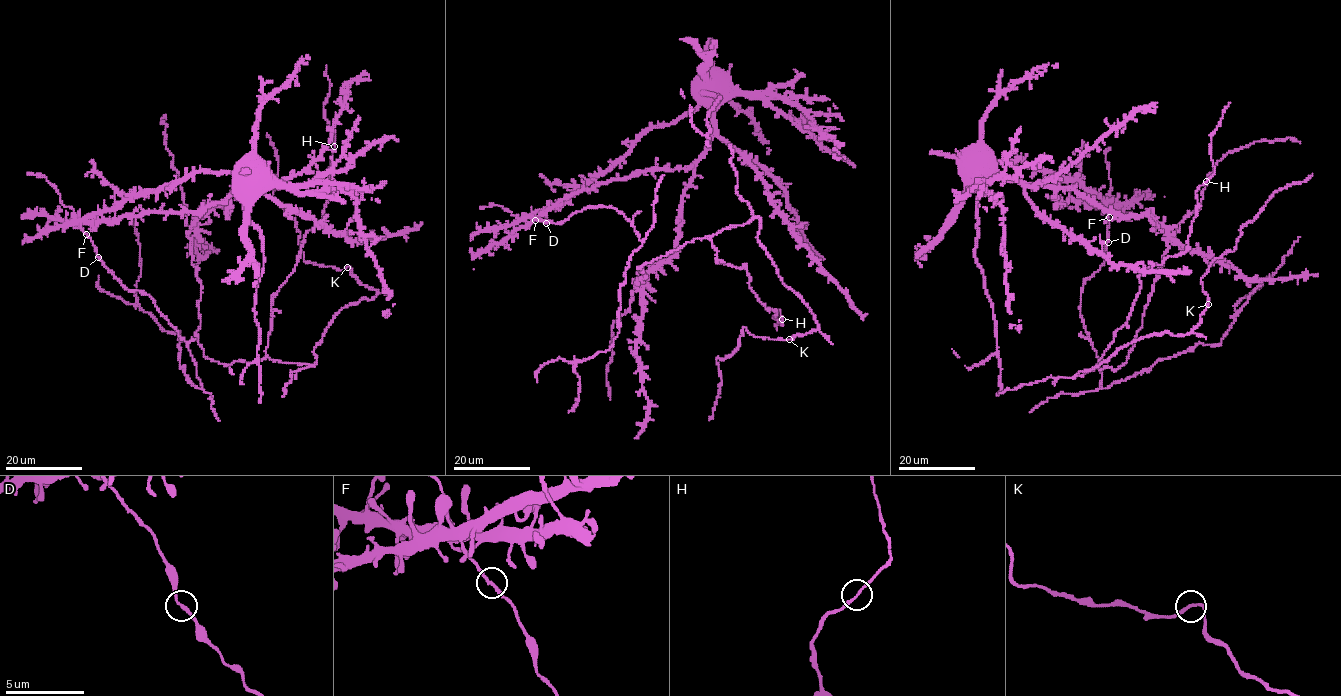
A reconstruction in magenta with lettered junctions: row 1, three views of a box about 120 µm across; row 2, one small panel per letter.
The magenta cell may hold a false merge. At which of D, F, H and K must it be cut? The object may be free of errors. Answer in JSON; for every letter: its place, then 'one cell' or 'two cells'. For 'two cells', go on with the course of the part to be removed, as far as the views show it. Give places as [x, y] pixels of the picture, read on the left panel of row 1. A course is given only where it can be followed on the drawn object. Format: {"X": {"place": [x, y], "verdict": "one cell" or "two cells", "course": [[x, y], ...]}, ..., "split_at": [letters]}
{"D": {"place": [98, 257], "verdict": "one cell"}, "F": {"place": [86, 234], "verdict": "one cell"}, "H": {"place": [334, 146], "verdict": "one cell"}, "K": {"place": [347, 267], "verdict": "one cell"}, "split_at": []}

